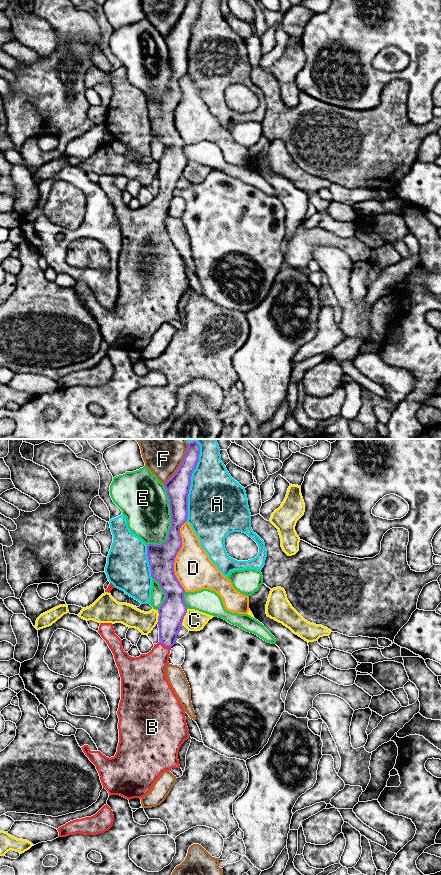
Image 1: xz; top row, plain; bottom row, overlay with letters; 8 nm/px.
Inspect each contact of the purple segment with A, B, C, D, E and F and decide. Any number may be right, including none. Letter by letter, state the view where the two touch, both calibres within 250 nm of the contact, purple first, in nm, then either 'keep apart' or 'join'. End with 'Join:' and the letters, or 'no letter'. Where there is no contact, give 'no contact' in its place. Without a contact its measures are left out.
A: xz | 190/440 nm | keep apart
B: xz | 200/280 nm | join
C: xz | 200/170 nm | keep apart
D: xz | 220/300 nm | keep apart
E: xz | 180/380 nm | keep apart
F: xz | 190/380 nm | keep apart
Join: B

